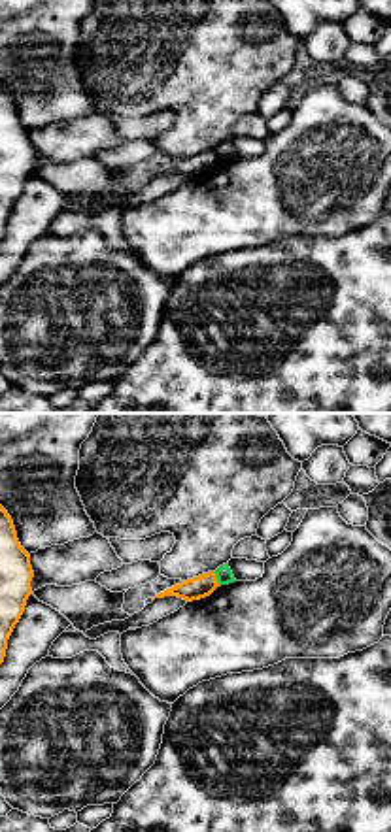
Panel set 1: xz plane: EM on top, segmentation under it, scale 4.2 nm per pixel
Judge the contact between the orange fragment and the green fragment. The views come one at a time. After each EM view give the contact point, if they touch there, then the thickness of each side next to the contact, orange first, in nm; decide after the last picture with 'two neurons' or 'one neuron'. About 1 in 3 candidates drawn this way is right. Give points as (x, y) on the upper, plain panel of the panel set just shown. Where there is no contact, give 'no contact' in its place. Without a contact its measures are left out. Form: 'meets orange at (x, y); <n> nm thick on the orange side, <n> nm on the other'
meets orange at (216, 157); 100 nm thick on the orange side, 70 nm on the other

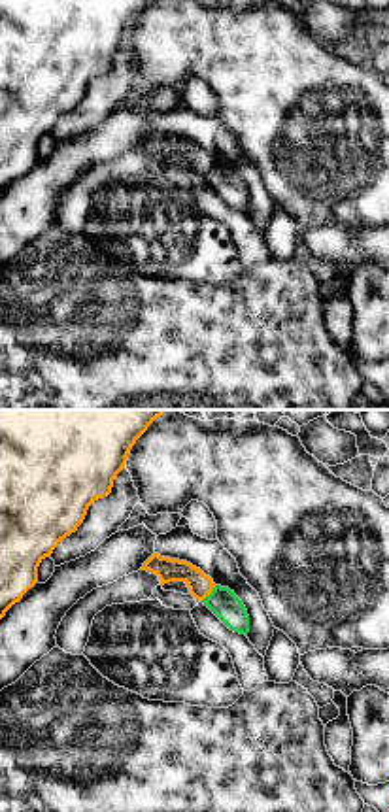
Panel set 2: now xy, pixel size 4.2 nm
meets orange at (208, 170); 100 nm thick on the orange side, 120 nm on the other

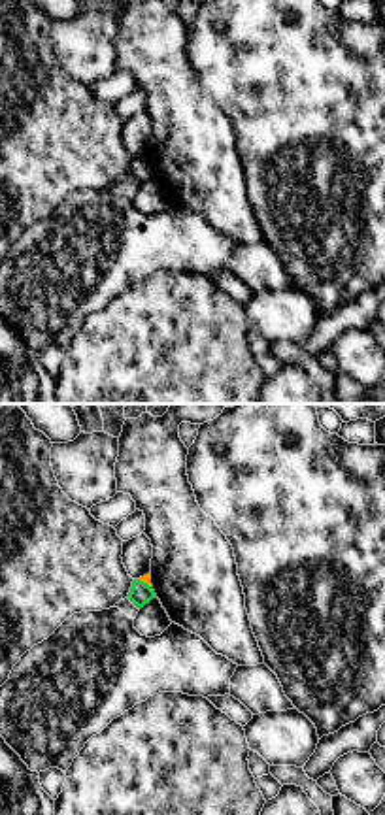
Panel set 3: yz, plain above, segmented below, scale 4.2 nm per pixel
meets orange at (146, 159); 30 nm thick on the orange side, 100 nm on the other

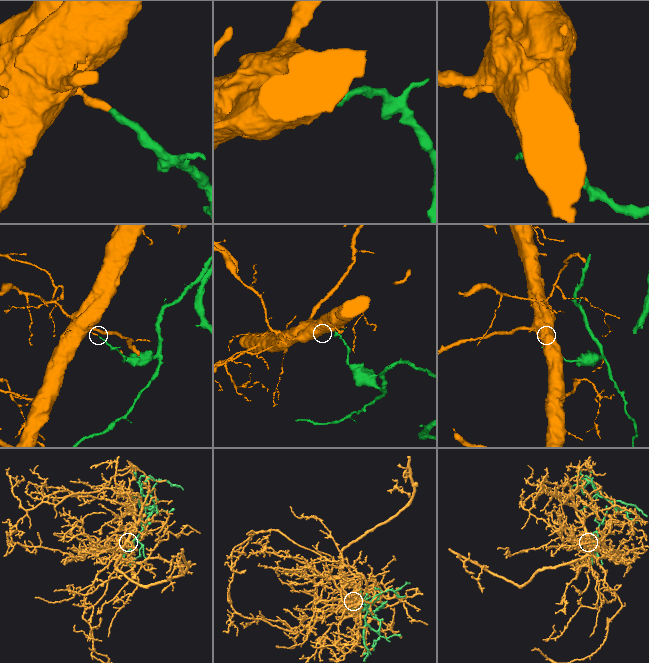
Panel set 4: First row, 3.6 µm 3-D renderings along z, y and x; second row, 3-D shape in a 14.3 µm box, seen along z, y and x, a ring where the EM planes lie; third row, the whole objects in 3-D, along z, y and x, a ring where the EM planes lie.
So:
two neurons

